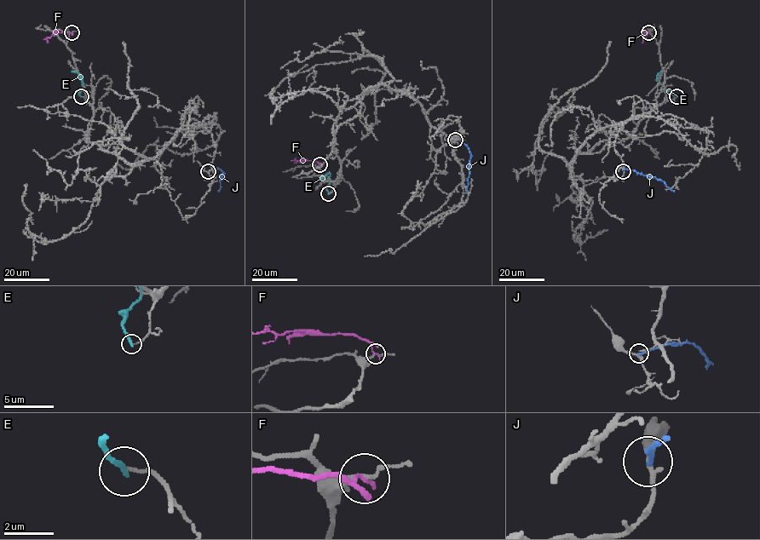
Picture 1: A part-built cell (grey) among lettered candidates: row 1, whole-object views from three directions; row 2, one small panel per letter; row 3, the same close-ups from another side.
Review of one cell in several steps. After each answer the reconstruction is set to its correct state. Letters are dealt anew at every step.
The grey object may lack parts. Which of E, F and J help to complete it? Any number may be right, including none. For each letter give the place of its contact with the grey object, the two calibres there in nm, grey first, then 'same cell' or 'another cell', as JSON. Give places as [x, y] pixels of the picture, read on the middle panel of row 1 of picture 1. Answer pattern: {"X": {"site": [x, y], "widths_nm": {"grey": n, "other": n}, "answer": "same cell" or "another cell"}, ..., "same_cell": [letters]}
{"E": {"site": [328, 193], "widths_nm": {"grey": 100, "other": 220}, "answer": "another cell"}, "F": {"site": [319, 164], "widths_nm": {"grey": 160, "other": 150}, "answer": "another cell"}, "J": {"site": [455, 140], "widths_nm": {"grey": 190, "other": 170}, "answer": "another cell"}, "same_cell": []}

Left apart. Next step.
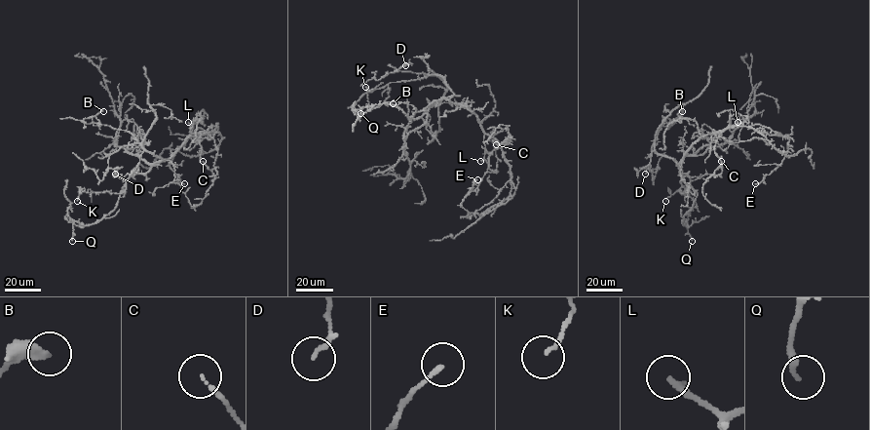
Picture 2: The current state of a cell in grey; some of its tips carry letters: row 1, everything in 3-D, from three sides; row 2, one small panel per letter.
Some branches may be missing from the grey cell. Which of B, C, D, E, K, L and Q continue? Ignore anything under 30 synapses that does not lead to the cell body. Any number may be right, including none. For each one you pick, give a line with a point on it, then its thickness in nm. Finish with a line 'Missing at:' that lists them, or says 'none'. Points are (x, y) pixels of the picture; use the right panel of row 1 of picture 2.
Missing at: none

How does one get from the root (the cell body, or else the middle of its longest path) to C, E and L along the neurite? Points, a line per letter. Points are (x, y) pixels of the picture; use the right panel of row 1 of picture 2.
C: (683, 156), (701, 137), (720, 131), (714, 151), (721, 164), (713, 175), (721, 174), (721, 161)
E: (683, 156), (710, 134), (736, 126), (768, 127), (789, 137), (788, 150), (782, 162), (755, 183)
L: (683, 156), (701, 137), (737, 122)

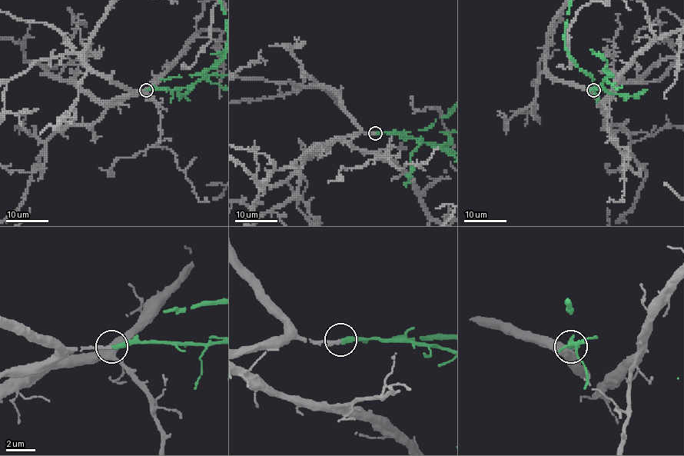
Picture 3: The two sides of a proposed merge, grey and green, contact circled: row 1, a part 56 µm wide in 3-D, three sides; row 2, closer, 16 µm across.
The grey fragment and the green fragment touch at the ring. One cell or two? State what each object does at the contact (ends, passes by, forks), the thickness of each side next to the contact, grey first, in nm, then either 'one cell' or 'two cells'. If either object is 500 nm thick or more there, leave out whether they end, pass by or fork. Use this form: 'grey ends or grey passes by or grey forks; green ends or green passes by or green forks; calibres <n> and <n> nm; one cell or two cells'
grey ends; green ends; calibres 240 and 320 nm; one cell

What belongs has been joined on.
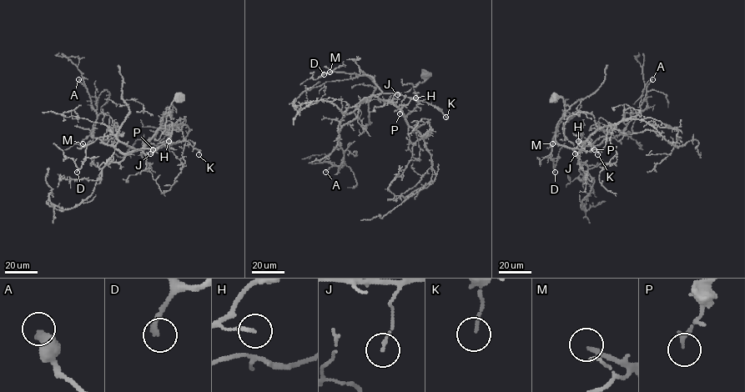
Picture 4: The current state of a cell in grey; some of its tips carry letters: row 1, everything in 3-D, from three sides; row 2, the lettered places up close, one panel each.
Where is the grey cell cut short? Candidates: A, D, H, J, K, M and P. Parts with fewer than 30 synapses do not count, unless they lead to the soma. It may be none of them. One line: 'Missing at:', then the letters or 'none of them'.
Missing at: A, D, M

